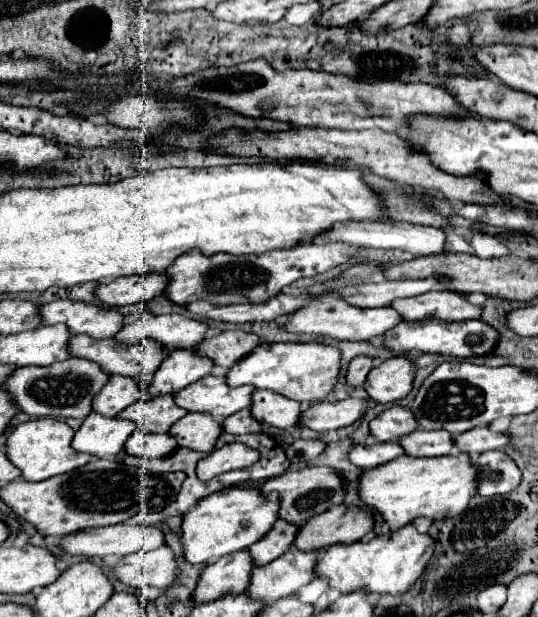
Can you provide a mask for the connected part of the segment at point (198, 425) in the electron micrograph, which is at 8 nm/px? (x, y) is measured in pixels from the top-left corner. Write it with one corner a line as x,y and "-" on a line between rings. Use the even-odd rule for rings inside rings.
192,412
174,422
170,428
170,434
178,440
180,446
198,450
198,452
210,452
222,434
222,424
216,422
210,414

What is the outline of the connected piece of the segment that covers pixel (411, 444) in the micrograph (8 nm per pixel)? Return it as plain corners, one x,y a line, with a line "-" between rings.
416,430
400,438
400,444
408,456
444,456
452,452
454,436
446,434
446,430

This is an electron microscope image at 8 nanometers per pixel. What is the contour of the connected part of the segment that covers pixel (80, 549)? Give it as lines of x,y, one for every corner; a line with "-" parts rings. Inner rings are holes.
114,524
104,528
88,528
62,538
62,548
68,554
92,556
126,556
138,550
154,550
166,546
164,532
156,526
138,524

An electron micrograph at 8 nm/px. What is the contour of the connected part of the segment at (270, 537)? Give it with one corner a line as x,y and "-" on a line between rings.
278,520
274,524
274,528
266,534
266,538
262,538
262,542
256,542
248,548
254,558
254,564
264,566
264,564
272,562
274,558
278,558
280,554
284,554
292,546
298,530
300,530
300,526
294,526
286,520

